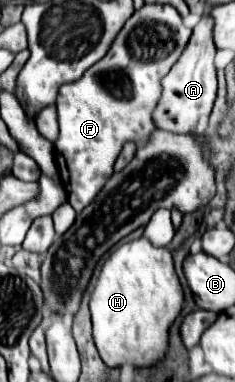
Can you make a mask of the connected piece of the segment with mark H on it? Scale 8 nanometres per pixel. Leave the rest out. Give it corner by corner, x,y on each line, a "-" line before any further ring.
147,238
129,240
105,260
95,290
91,292
89,310
93,320
93,340
95,346
107,366
121,366
121,364
133,364
133,366
151,366
157,364
167,348
167,330
171,322
179,316
183,308
183,292
179,278
173,270
173,258
169,248
157,248

